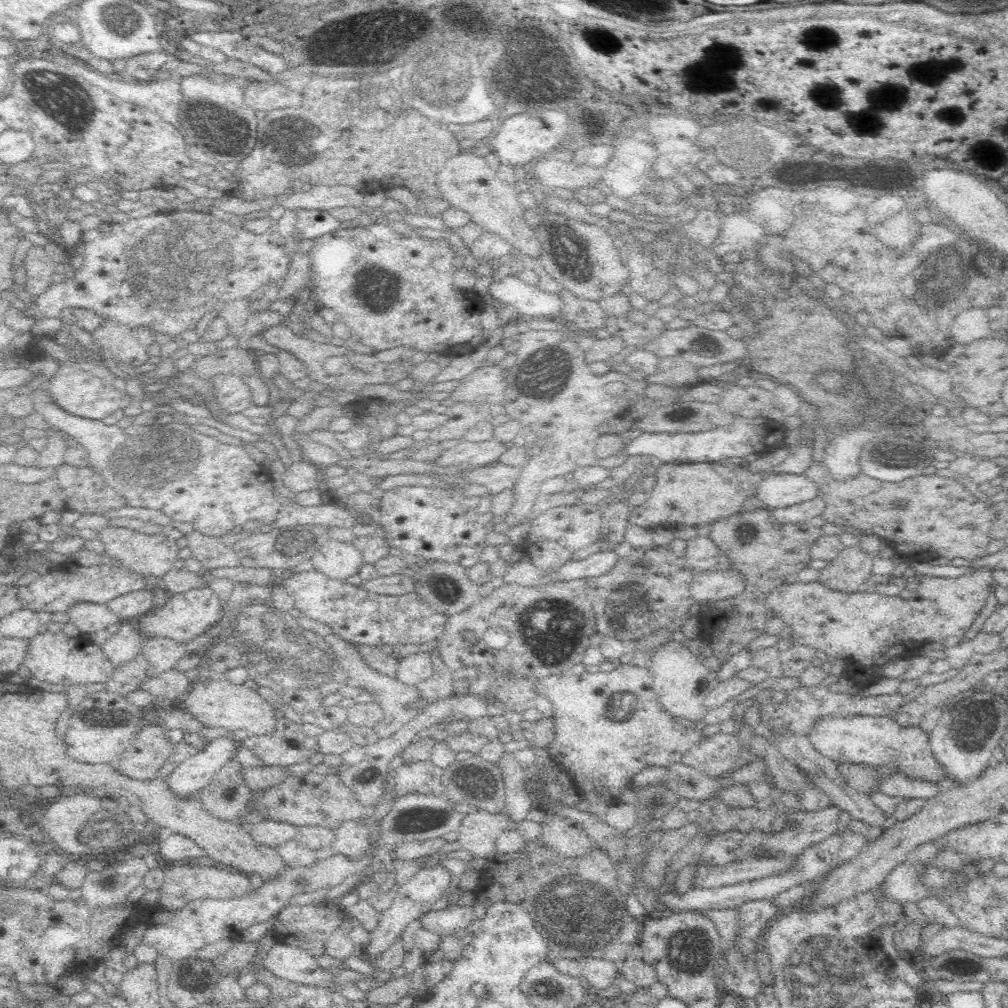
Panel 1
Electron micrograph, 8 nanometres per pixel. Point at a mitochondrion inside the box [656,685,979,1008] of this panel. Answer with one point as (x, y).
(823, 972)

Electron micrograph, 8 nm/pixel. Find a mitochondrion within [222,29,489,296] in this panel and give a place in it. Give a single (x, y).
(395, 41)

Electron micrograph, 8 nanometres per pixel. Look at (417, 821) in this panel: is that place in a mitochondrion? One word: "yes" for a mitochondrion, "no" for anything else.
yes

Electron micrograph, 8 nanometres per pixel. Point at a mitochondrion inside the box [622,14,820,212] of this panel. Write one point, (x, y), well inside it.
(720, 64)

